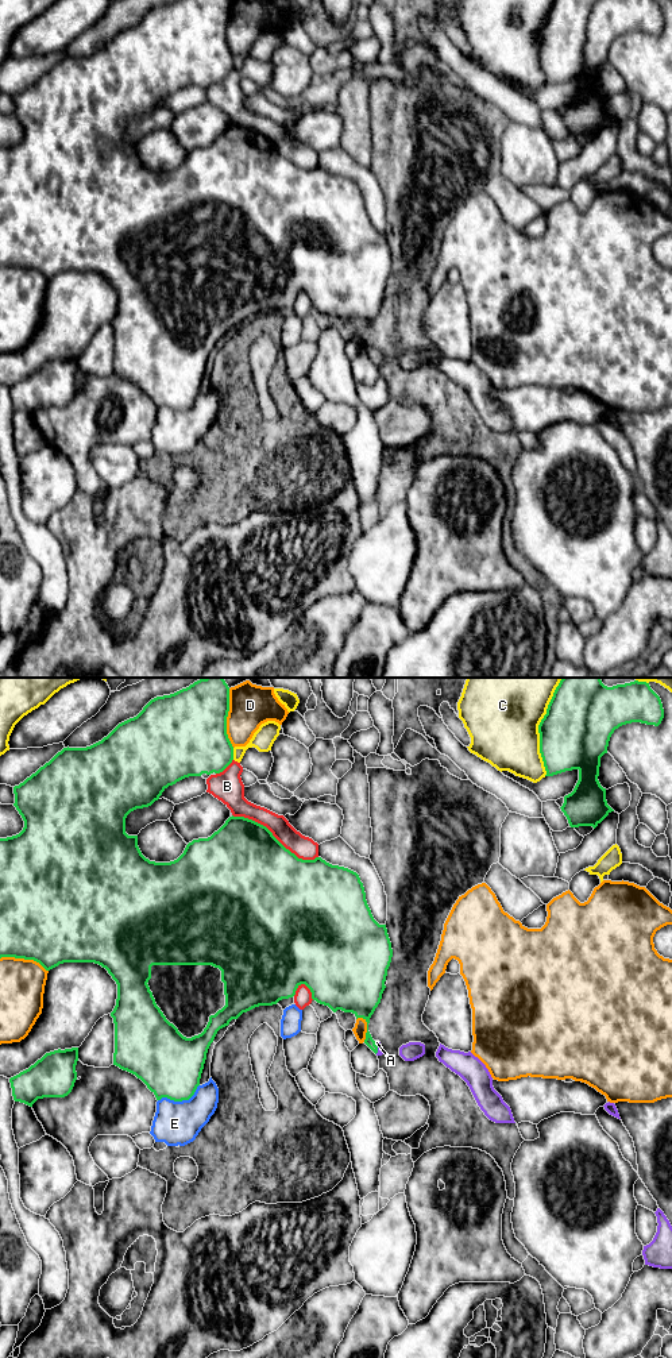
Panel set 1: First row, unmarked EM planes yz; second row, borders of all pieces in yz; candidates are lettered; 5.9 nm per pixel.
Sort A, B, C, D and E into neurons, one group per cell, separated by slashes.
A / B / C / D / E

